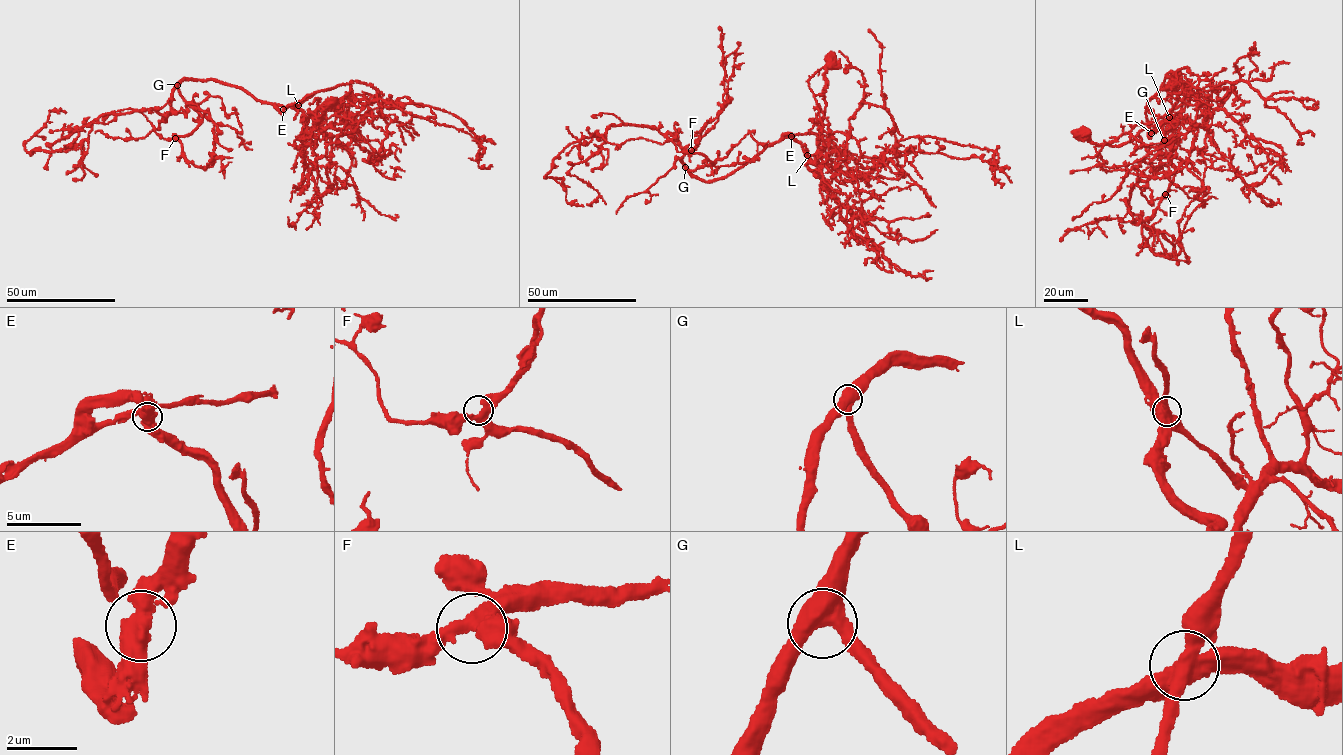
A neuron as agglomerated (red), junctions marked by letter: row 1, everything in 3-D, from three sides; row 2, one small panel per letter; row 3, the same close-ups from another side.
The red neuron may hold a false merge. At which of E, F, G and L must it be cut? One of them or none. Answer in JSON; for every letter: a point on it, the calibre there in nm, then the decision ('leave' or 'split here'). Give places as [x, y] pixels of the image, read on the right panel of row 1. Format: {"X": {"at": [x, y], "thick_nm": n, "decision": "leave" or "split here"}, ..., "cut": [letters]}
{"E": {"at": [1151, 133], "thick_nm": 500, "decision": "leave"}, "F": {"at": [1165, 194], "thick_nm": 440, "decision": "leave"}, "G": {"at": [1164, 140], "thick_nm": 550, "decision": "leave"}, "L": {"at": [1169, 117], "thick_nm": 500, "decision": "split here"}, "cut": ["L"]}

